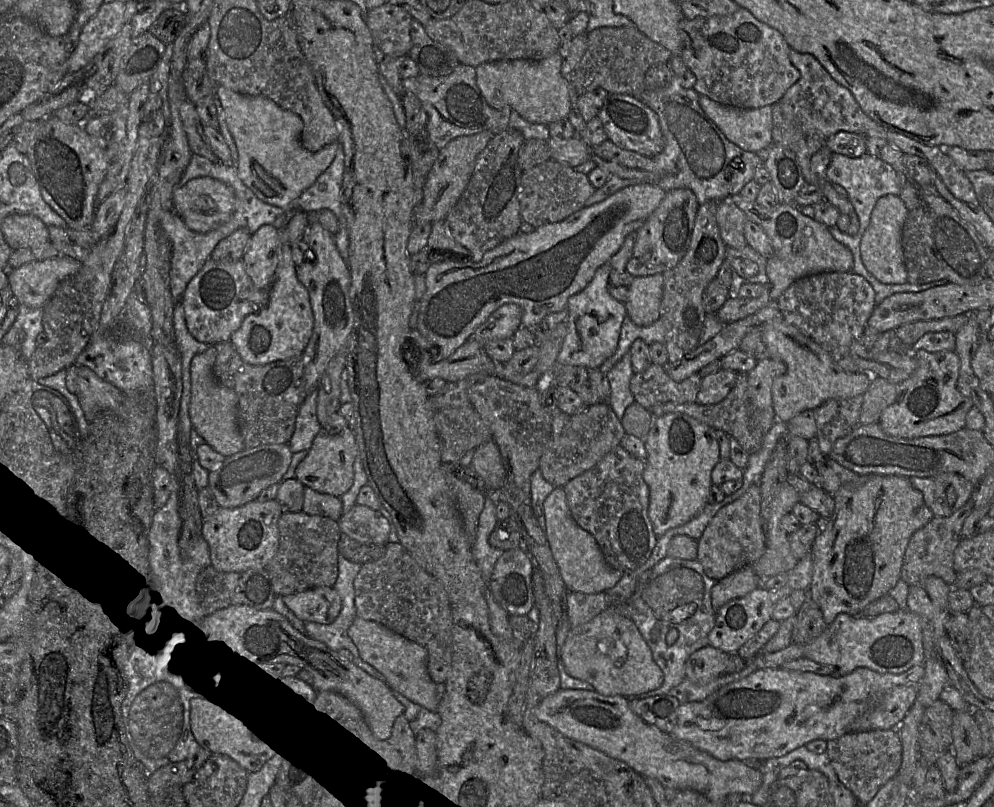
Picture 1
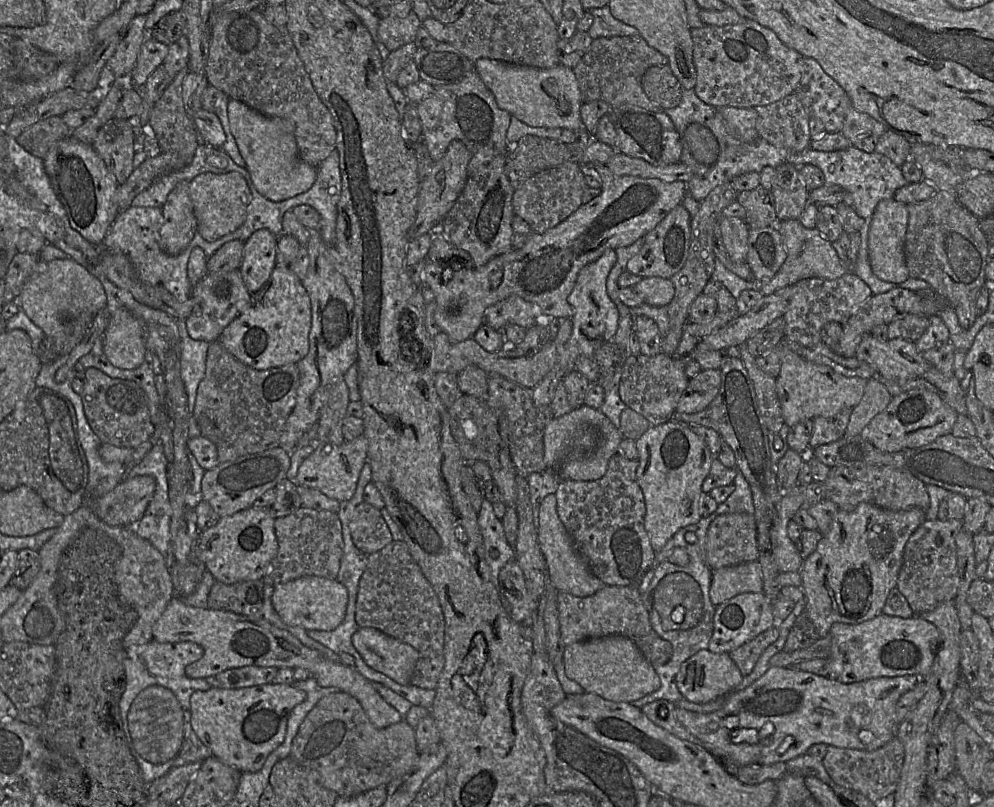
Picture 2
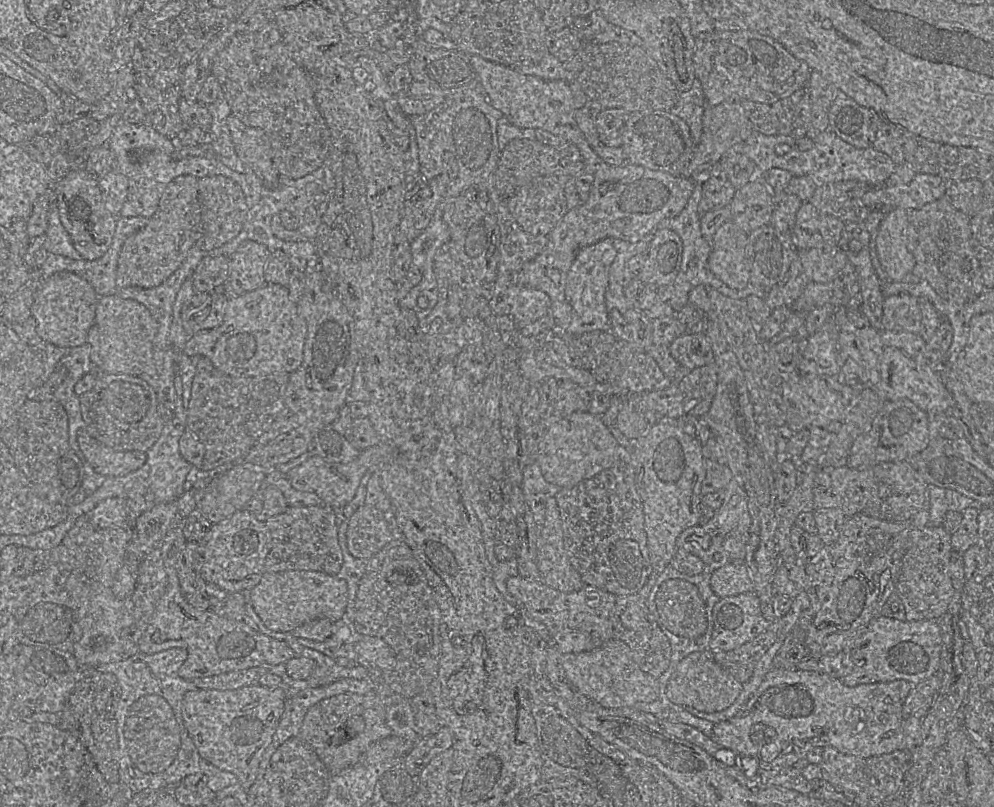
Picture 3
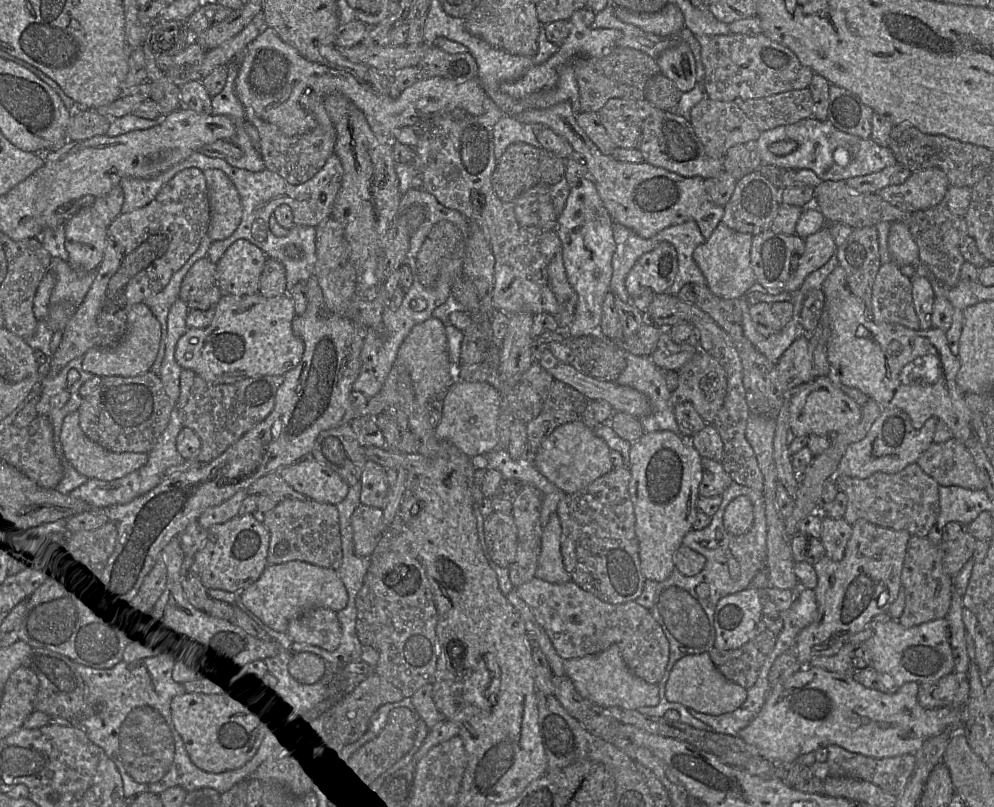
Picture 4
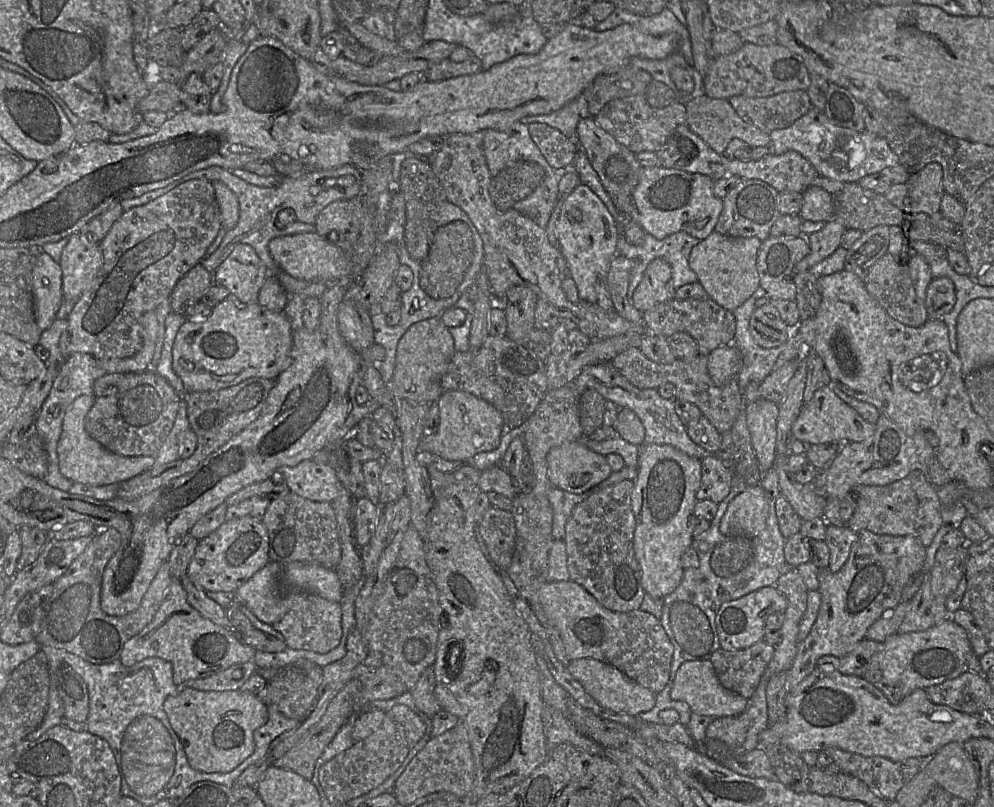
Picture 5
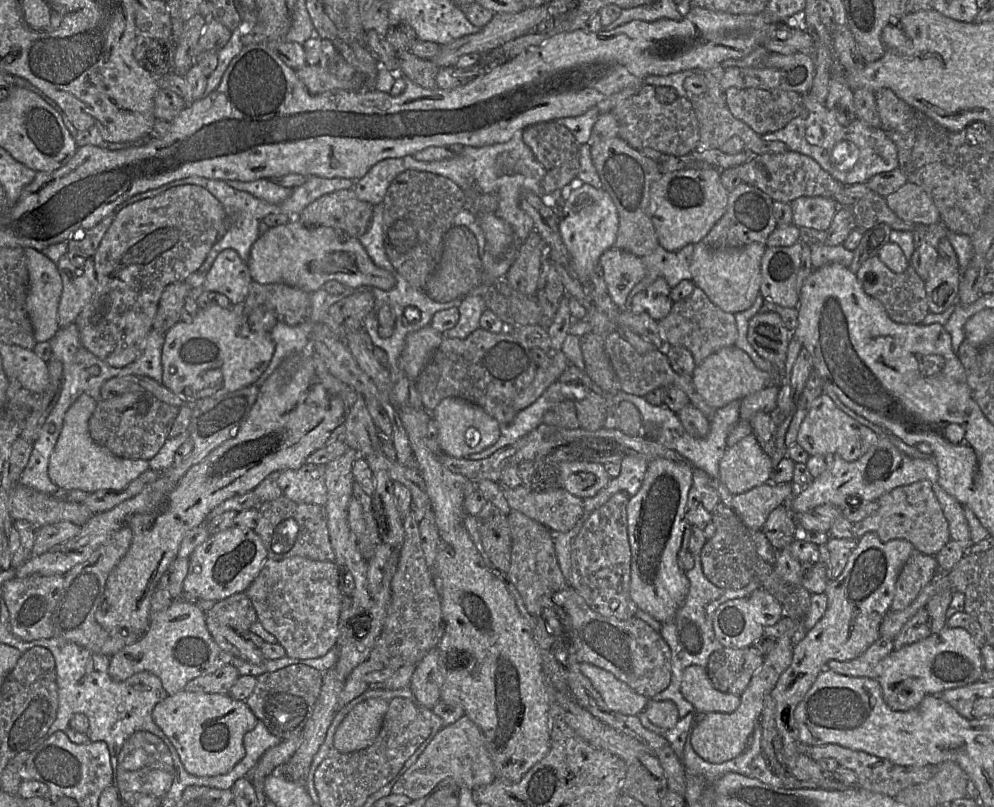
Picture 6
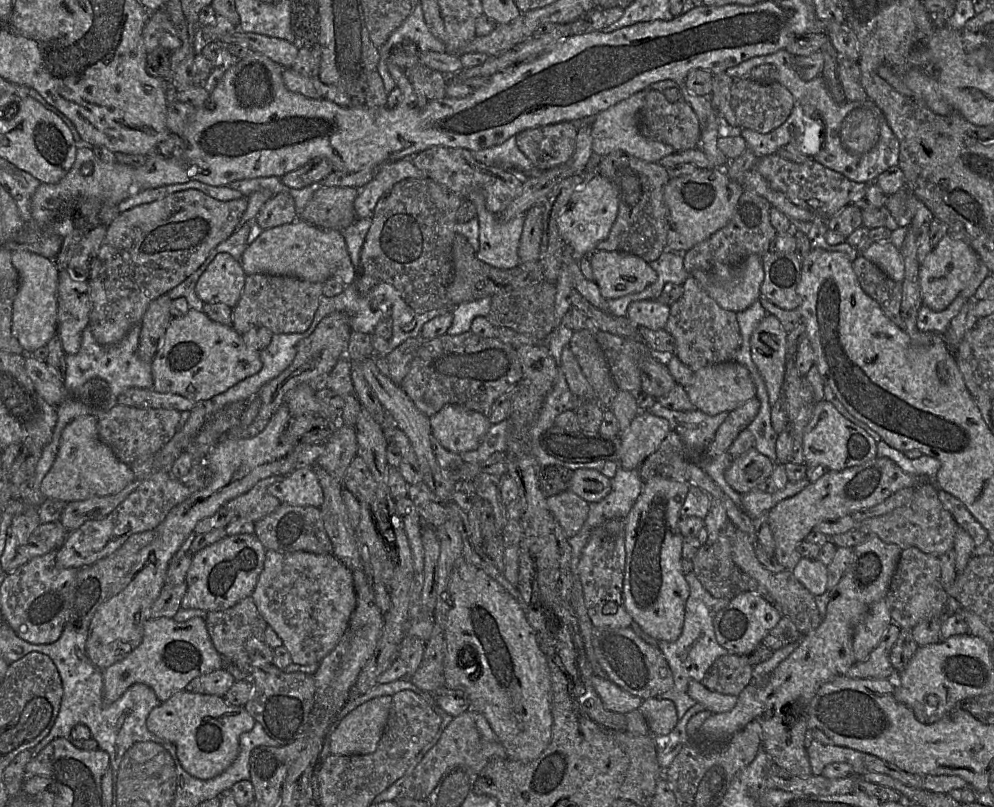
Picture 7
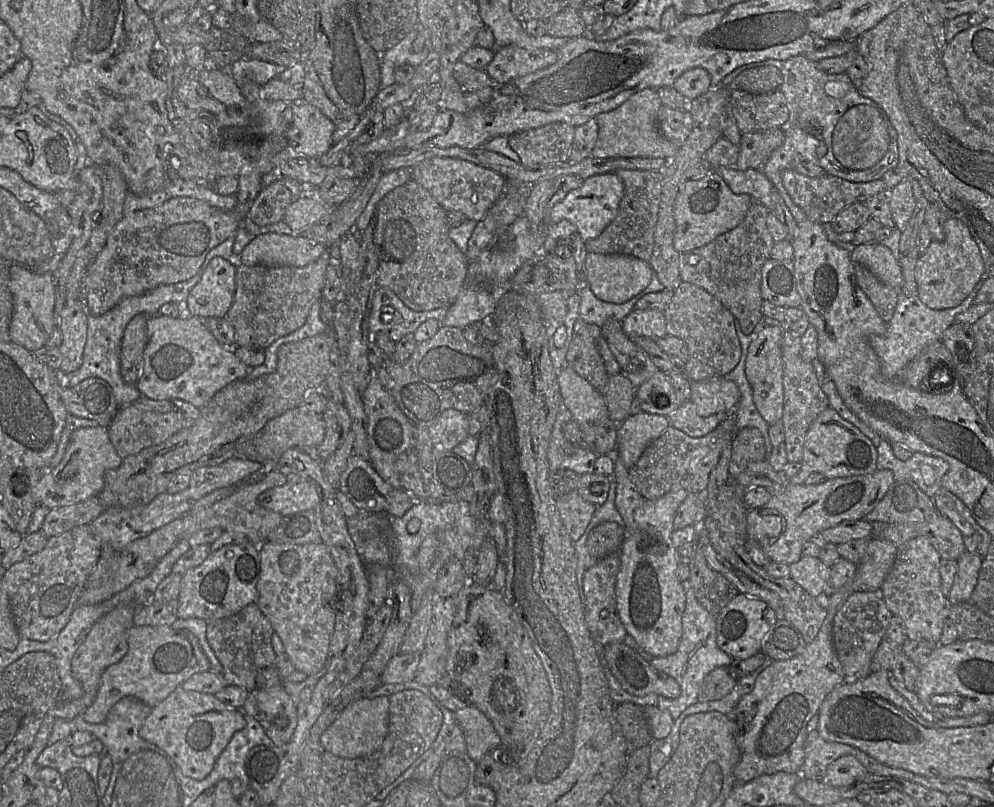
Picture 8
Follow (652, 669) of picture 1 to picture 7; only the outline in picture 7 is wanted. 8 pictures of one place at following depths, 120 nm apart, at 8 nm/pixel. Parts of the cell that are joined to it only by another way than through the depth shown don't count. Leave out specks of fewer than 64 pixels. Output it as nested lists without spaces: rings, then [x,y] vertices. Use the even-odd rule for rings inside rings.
[[[594,674],[591,682],[606,710],[626,714],[639,709],[642,699],[618,687],[608,678]]]

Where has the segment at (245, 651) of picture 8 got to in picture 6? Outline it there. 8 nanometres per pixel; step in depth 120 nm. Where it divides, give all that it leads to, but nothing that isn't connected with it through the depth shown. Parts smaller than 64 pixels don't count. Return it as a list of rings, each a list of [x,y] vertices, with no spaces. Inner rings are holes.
[[[245,592],[235,593],[226,599],[216,602],[211,609],[205,612],[205,619],[211,635],[212,630],[218,625],[226,625],[237,633],[244,633],[250,629],[254,622],[258,621],[253,605]]]

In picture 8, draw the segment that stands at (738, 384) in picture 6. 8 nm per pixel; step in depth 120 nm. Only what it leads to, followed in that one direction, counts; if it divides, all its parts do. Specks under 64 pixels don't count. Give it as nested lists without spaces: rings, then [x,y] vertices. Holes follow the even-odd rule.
[[[725,377],[693,381],[689,400],[695,403],[700,416],[733,412],[740,399],[737,384]]]

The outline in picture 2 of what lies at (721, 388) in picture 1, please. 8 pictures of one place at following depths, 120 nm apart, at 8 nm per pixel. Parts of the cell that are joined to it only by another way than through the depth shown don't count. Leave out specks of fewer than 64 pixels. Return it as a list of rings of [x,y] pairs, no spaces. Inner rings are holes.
[[[720,369],[702,370],[689,381],[675,412],[692,414],[706,409],[717,396],[721,380]]]

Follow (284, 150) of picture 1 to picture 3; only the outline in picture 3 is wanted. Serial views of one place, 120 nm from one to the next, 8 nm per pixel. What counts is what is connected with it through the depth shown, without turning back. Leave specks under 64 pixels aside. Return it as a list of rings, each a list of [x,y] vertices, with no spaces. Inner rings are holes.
[[[231,114],[228,128],[239,158],[262,179],[264,185],[275,189],[280,174],[272,163],[272,146],[268,135],[259,128],[249,127]]]

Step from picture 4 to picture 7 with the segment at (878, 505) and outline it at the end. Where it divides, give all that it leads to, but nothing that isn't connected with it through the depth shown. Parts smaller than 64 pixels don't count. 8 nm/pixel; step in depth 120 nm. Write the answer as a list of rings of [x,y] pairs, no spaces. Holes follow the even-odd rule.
[[[924,482],[915,487],[912,499],[891,512],[858,523],[858,530],[877,535],[883,542],[896,544],[902,550],[916,547],[922,552],[941,556],[954,548],[954,537],[959,526],[938,498],[934,482]]]

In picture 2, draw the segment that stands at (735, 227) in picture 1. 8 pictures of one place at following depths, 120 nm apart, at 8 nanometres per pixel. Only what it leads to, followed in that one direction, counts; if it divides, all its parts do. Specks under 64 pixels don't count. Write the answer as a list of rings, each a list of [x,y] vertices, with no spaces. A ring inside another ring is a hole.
[[[725,217],[720,221],[720,233],[723,244],[732,261],[745,263],[749,250],[750,228],[743,219]]]

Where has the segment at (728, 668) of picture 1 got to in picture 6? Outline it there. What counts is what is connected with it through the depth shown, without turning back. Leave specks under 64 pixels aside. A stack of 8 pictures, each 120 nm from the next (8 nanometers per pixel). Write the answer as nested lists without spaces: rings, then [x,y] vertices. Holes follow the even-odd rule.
[[[699,665],[684,669],[680,691],[696,712],[701,713],[732,713],[741,702],[740,696],[717,690],[708,677],[706,667]]]

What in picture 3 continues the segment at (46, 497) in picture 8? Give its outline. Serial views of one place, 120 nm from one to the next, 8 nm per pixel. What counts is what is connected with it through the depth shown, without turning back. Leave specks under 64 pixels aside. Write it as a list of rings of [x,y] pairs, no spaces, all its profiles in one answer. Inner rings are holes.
[[[86,428],[78,433],[77,441],[89,465],[106,478],[125,476],[142,467],[146,461],[146,453],[114,451],[93,439]]]

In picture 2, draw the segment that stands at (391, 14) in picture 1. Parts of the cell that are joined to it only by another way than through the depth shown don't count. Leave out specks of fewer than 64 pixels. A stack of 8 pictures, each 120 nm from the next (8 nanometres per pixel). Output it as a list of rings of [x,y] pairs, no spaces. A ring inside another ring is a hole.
[[[410,11],[406,17],[379,18],[377,35],[389,51],[414,42],[421,22],[417,15]]]

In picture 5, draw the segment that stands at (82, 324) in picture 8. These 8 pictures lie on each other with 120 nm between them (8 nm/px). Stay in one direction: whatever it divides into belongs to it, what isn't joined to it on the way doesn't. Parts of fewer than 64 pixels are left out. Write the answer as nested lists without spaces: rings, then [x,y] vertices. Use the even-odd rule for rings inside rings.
[[[83,231],[72,234],[62,251],[59,265],[63,299],[78,301],[102,266],[99,243],[90,242]]]

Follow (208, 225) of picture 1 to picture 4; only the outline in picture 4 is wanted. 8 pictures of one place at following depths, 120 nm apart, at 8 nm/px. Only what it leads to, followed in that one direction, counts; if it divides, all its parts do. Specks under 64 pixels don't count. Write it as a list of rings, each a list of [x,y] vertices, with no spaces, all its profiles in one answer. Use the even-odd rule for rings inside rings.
[[[206,170],[204,176],[210,206],[207,235],[213,242],[227,239],[238,228],[242,219],[242,205],[238,191],[220,170]]]

